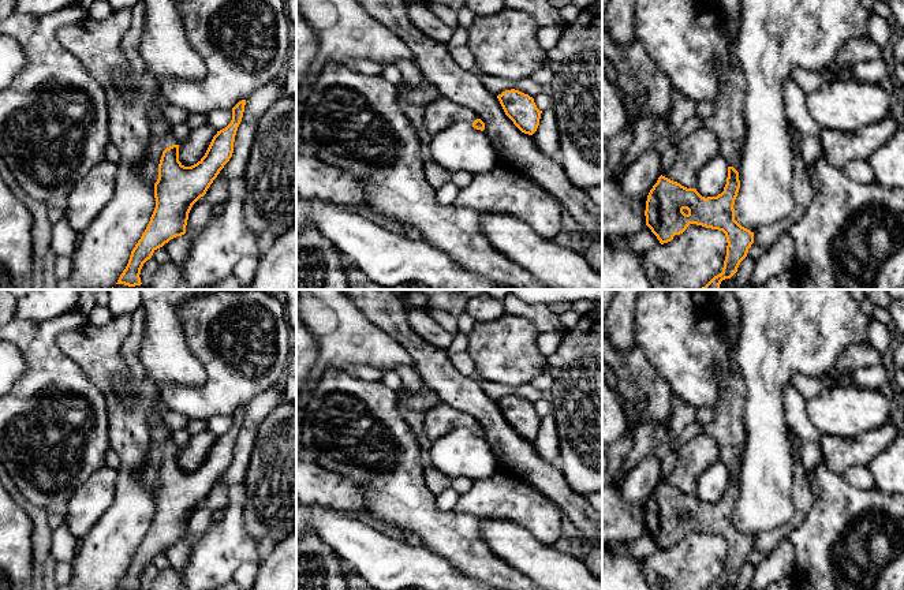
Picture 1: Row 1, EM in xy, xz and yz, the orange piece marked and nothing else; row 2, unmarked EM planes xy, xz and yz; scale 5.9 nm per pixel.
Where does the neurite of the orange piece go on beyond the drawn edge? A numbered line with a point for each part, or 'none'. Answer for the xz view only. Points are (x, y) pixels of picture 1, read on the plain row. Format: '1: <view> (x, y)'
1: xz (440, 419)

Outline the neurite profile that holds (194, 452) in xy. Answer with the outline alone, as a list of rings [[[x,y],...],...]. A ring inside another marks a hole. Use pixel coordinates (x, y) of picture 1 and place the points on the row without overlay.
[[[208,430],[191,436],[188,442],[179,449],[179,467],[182,471],[191,473],[201,467],[216,440],[217,437]]]

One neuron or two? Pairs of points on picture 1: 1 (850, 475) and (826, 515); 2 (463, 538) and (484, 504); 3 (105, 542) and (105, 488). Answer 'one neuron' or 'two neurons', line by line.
1: two neurons
2: two neurons
3: two neurons

